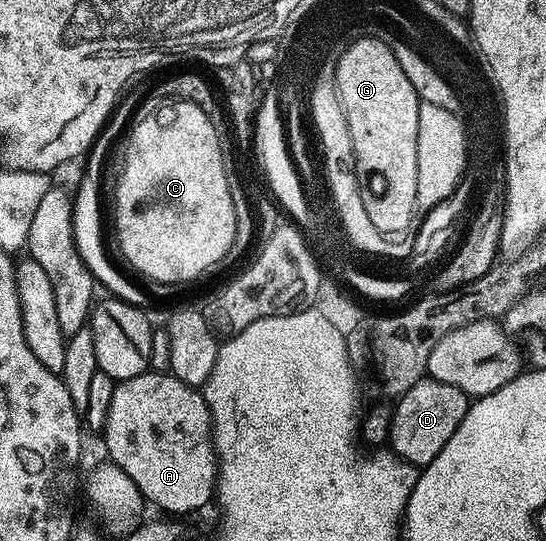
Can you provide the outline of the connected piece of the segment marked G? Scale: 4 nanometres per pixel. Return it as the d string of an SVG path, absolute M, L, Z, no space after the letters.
M360 38L351 39L343 50L335 69L336 89L353 141L355 176L369 221L384 235L395 237L416 222L418 93L385 41Z

